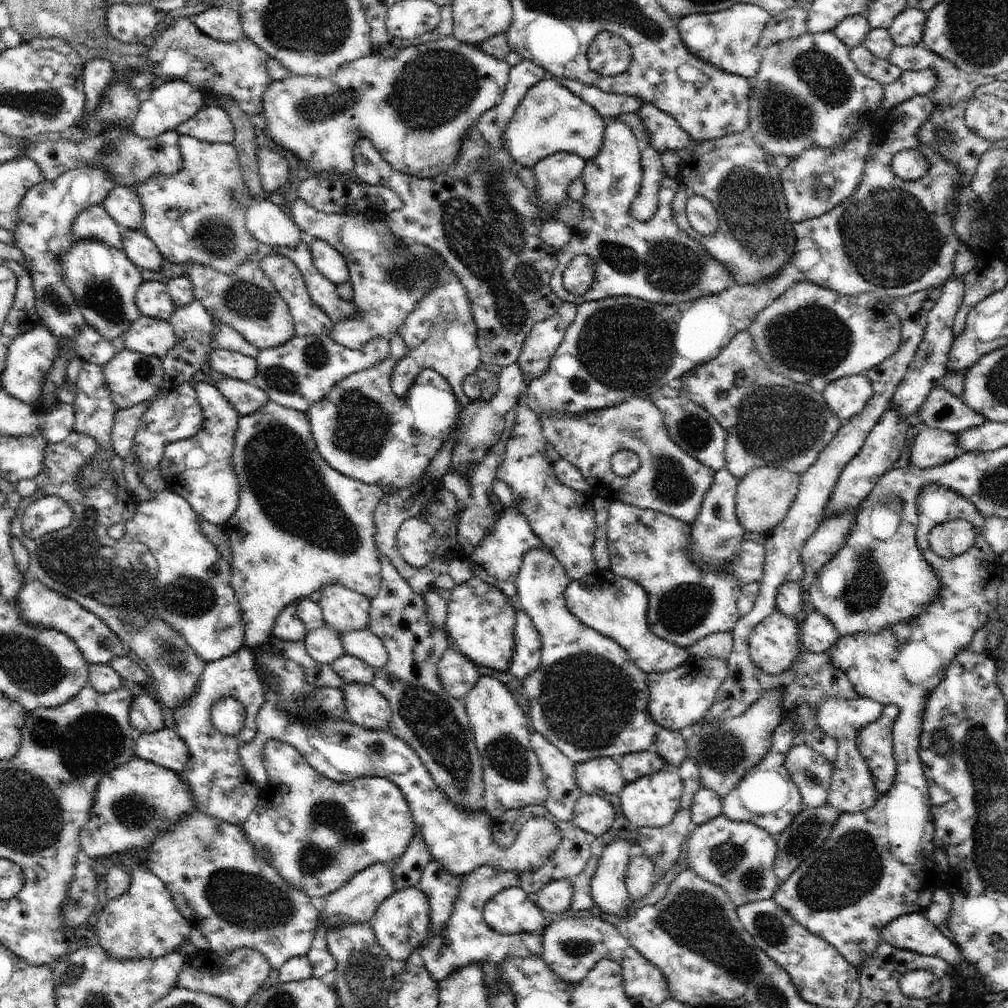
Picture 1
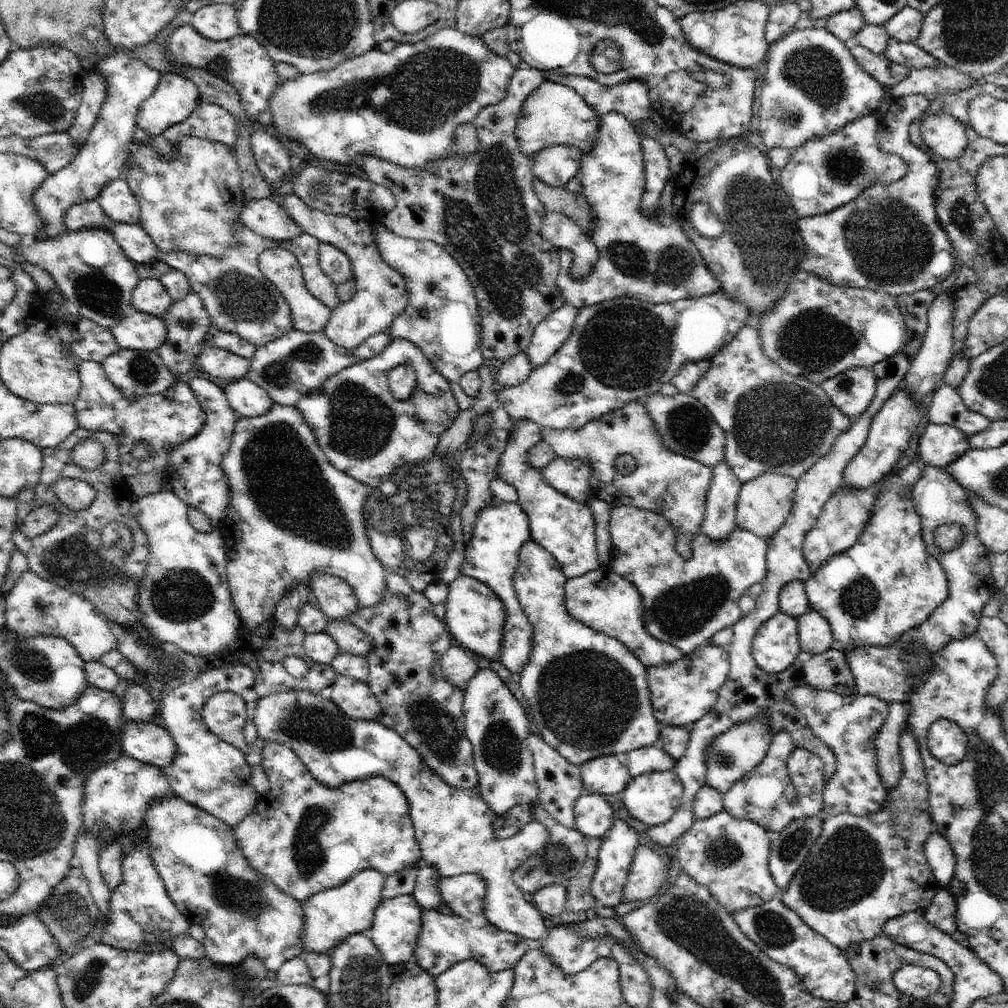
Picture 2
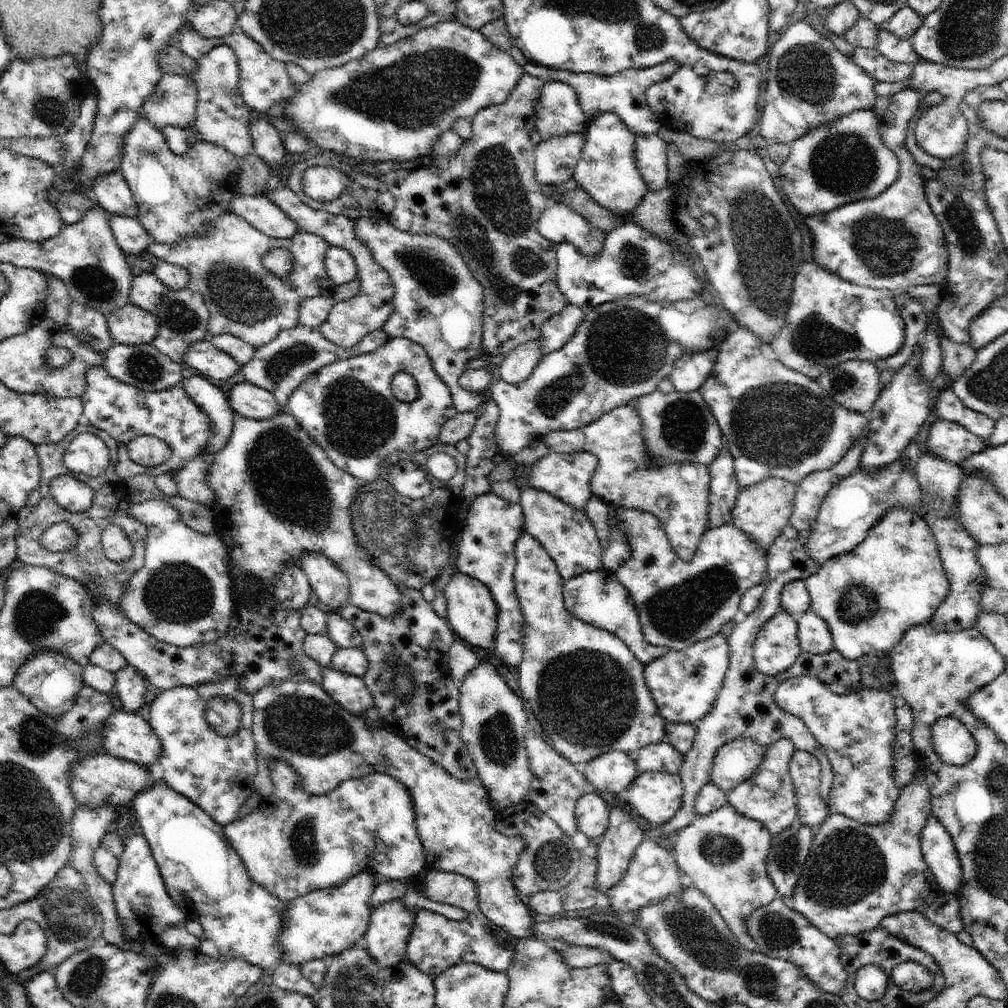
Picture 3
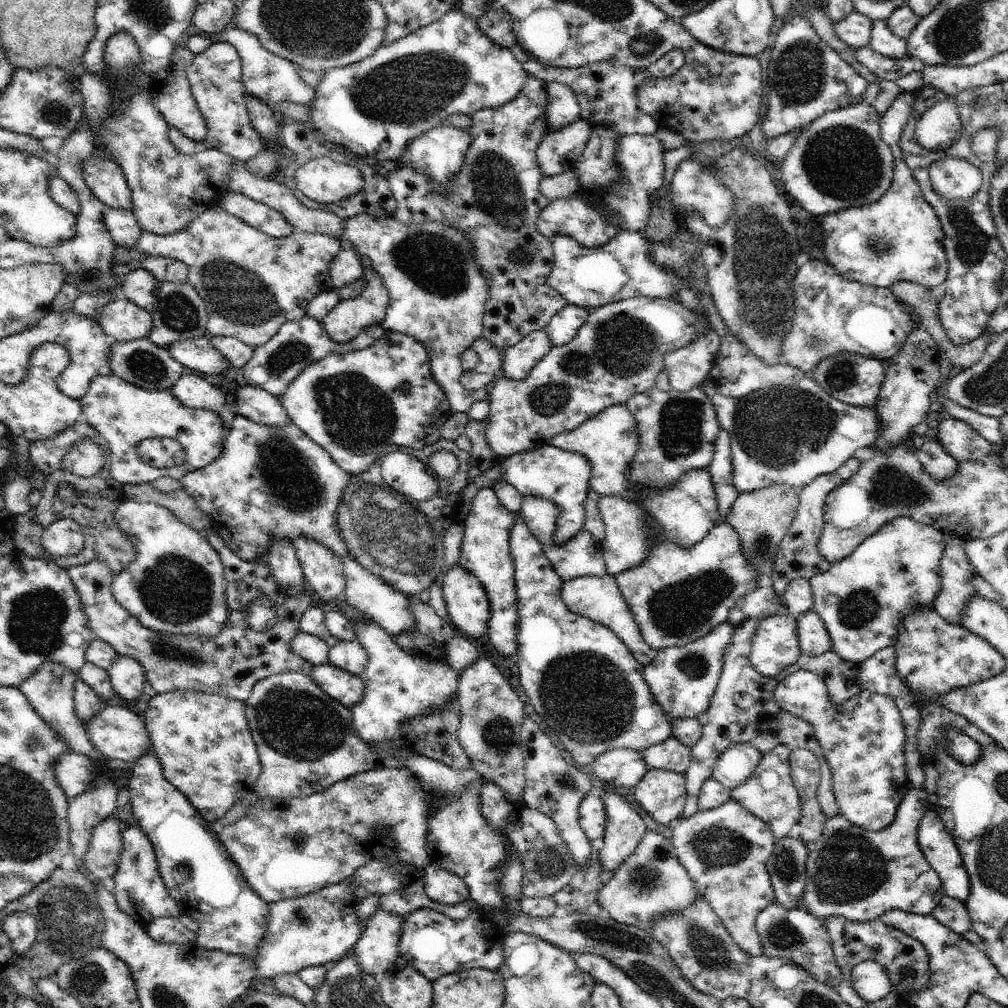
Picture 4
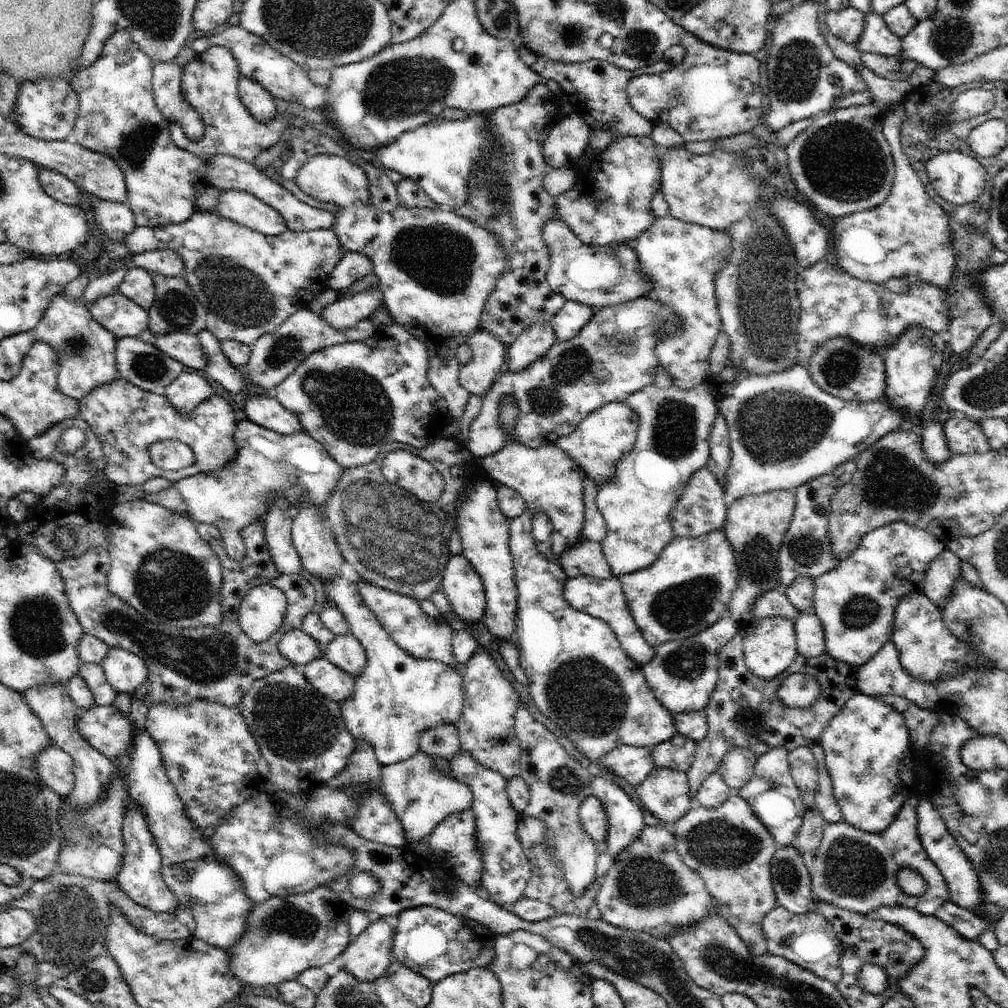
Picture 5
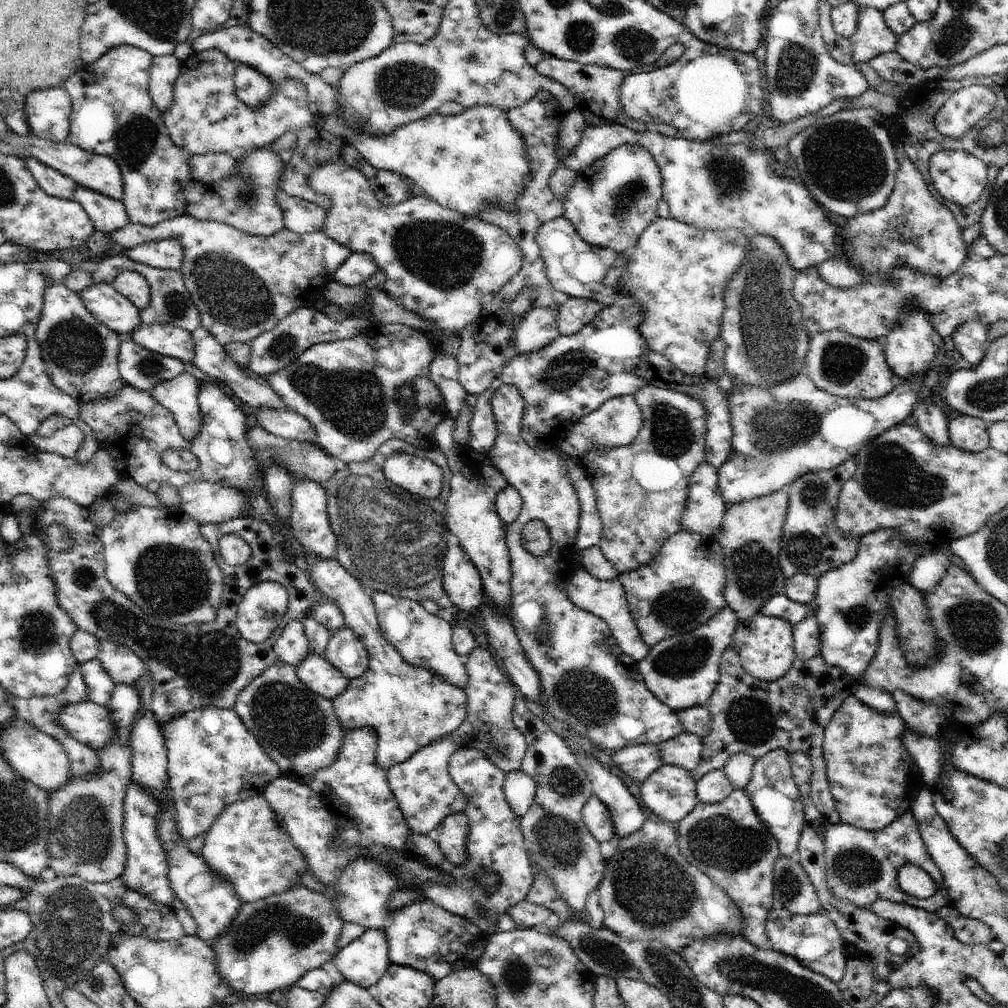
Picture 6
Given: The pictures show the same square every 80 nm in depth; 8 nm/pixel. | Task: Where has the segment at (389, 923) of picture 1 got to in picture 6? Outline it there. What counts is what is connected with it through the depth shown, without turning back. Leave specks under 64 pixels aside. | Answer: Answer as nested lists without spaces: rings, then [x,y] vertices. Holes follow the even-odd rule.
[[[386,928],[367,929],[333,956],[334,966],[345,979],[361,987],[377,984],[391,965]]]

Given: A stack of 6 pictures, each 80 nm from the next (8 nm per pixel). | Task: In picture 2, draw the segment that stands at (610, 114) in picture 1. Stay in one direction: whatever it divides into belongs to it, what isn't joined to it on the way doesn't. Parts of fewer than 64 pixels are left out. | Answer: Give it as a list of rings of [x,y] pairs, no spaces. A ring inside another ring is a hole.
[[[523,65],[510,77],[506,96],[498,104],[483,108],[480,114],[473,118],[479,147],[470,158],[461,159],[453,152],[441,161],[429,163],[424,169],[405,169],[368,153],[359,154],[354,162],[359,173],[366,179],[385,186],[396,197],[396,206],[381,220],[381,224],[398,236],[417,241],[432,241],[445,248],[468,277],[475,292],[481,318],[479,352],[486,360],[494,358],[505,363],[509,358],[524,353],[531,343],[536,325],[566,302],[555,283],[559,273],[559,249],[545,241],[539,231],[547,210],[533,190],[532,178],[535,176],[531,171],[532,159],[520,152],[515,137],[522,103],[546,80],[574,89],[600,117],[617,112],[632,122],[634,128],[636,120],[651,120],[652,106],[648,87],[641,78],[605,87],[588,77],[559,75]]]

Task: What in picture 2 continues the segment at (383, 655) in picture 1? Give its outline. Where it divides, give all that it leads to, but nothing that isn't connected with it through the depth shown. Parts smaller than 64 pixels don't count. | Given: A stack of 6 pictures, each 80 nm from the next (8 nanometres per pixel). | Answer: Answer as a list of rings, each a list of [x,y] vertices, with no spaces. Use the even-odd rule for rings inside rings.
[[[330,621],[325,631],[338,643],[342,653],[367,657],[373,650],[373,640],[352,623]]]

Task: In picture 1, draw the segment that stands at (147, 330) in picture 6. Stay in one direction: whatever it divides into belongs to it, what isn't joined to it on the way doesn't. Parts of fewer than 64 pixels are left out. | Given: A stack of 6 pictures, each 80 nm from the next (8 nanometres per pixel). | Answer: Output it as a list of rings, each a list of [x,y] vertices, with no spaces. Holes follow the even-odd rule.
[[[212,347],[207,365],[211,365],[210,367],[214,368],[216,372],[220,372],[226,377],[248,381],[249,383],[258,374],[256,358],[226,349]]]

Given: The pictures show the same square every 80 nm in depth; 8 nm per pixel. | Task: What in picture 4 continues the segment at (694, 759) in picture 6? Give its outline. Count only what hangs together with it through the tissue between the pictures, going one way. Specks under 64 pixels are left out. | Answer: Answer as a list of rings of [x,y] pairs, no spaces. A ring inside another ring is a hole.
[[[670,736],[664,742],[641,751],[641,755],[649,769],[662,769],[684,774],[691,759],[691,748]]]

